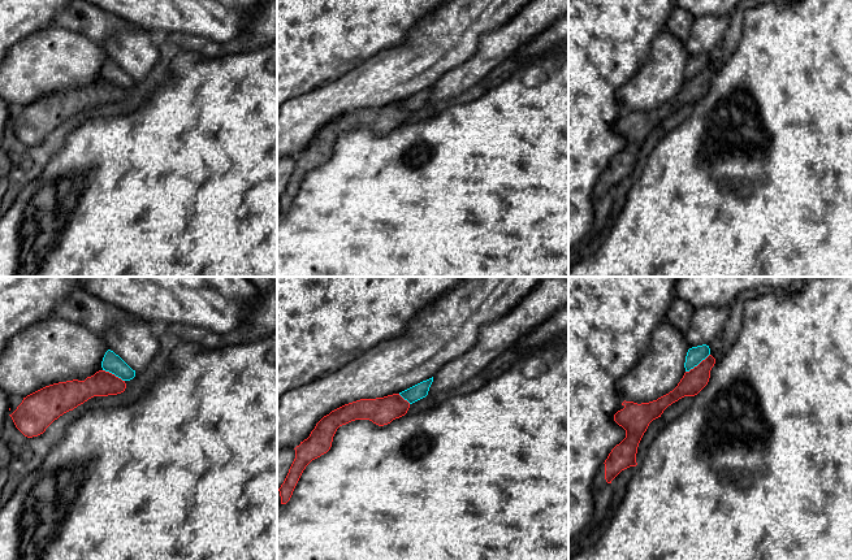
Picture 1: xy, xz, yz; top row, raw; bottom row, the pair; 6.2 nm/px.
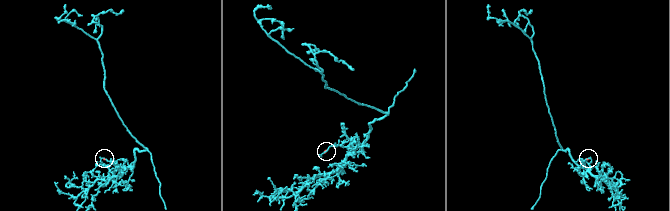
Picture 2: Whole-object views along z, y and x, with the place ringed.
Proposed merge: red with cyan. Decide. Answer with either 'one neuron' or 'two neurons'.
two neurons

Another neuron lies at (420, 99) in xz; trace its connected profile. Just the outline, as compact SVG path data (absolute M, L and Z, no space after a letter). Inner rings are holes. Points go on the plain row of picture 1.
M433 86L399 101L399 104L410 113L412 113L428 104L432 91Z

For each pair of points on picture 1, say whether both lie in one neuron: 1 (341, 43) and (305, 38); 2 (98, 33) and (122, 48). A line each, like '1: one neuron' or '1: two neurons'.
1: one neuron
2: two neurons

